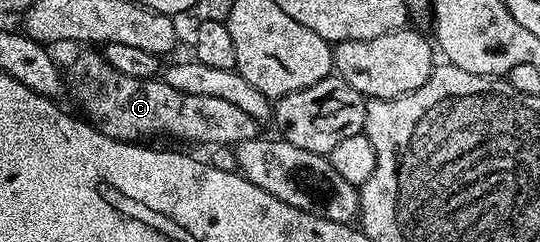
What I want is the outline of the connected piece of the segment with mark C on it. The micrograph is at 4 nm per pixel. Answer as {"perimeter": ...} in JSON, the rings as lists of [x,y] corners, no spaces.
{"perimeter":[[[88,51],[92,53],[84,53],[76,62],[72,65],[72,77],[76,81],[80,81],[80,103],[84,107],[85,111],[89,113],[87,116],[91,118],[93,122],[98,123],[98,128],[101,133],[106,134],[107,137],[112,137],[116,141],[131,141],[133,143],[139,142],[141,139],[148,139],[144,137],[156,137],[161,133],[164,137],[177,137],[180,141],[197,141],[200,145],[206,145],[205,147],[213,146],[231,146],[243,145],[245,141],[254,139],[258,136],[258,123],[246,113],[242,111],[242,107],[234,107],[234,103],[226,103],[226,99],[218,99],[217,97],[211,97],[210,95],[186,95],[182,91],[174,91],[174,87],[167,85],[163,79],[153,79],[151,77],[143,77],[142,79],[134,79],[133,77],[127,77],[122,75],[118,71],[114,71],[114,67],[110,67],[110,63],[106,63],[103,56],[96,51]]]}

